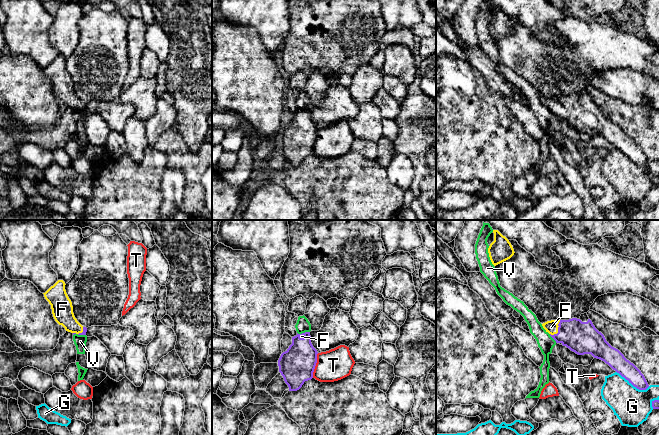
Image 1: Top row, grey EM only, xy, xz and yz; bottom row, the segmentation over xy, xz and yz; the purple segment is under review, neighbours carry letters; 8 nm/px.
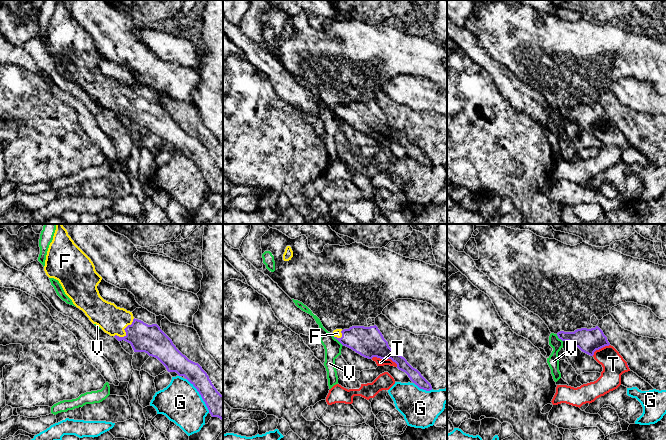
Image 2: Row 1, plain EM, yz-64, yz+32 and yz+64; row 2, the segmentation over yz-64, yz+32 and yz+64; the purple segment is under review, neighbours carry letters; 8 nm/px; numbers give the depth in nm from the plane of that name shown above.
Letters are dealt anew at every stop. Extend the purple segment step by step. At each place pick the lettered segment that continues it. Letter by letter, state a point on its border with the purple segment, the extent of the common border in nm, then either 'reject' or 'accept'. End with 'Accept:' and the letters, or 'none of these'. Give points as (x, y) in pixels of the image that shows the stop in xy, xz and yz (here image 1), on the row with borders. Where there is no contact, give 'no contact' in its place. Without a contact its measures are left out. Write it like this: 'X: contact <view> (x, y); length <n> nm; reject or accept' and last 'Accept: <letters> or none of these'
F: contact yz (558, 329); length 150 nm; accept
G: contact yz (633, 385); length 300 nm; reject
T: contact xz (315, 365); length 200 nm; reject
V: contact xz (303, 333); length 110 nm; reject
Accept: F

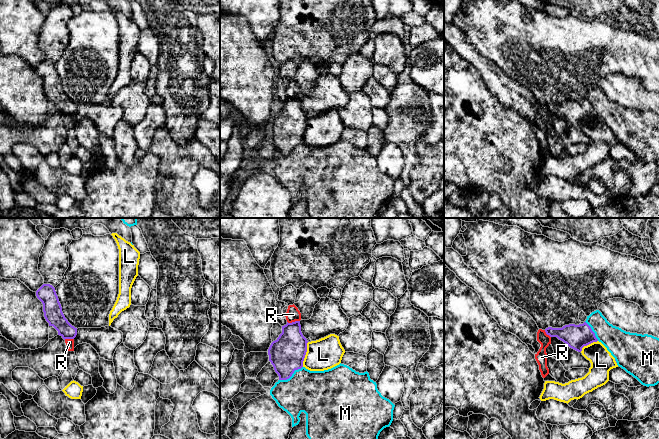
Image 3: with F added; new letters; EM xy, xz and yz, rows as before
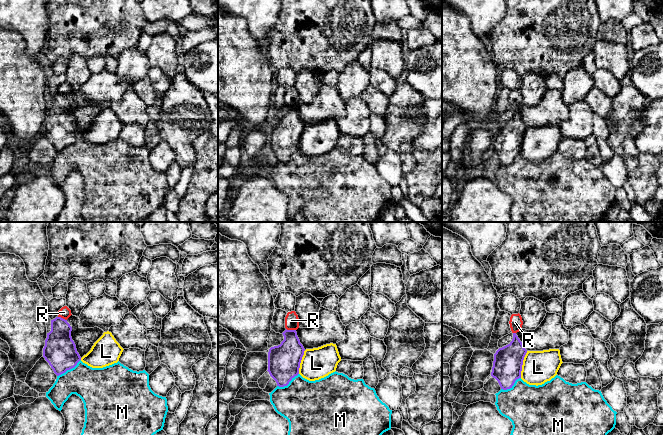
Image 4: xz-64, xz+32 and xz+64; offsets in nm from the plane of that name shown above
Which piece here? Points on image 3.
L: contact xz (305, 354); length 200 nm; reject
M: contact xz (291, 375); length 220 nm; reject
R: contact xz (293, 322); length 110 nm; reject
Accept: none of these

